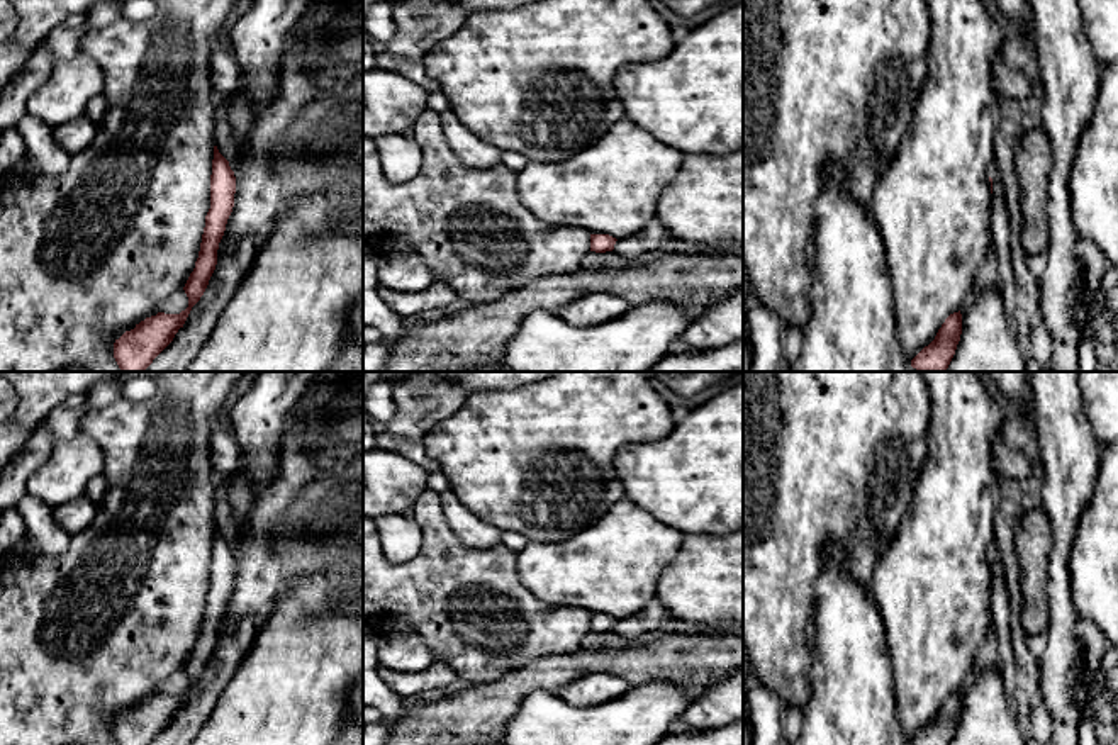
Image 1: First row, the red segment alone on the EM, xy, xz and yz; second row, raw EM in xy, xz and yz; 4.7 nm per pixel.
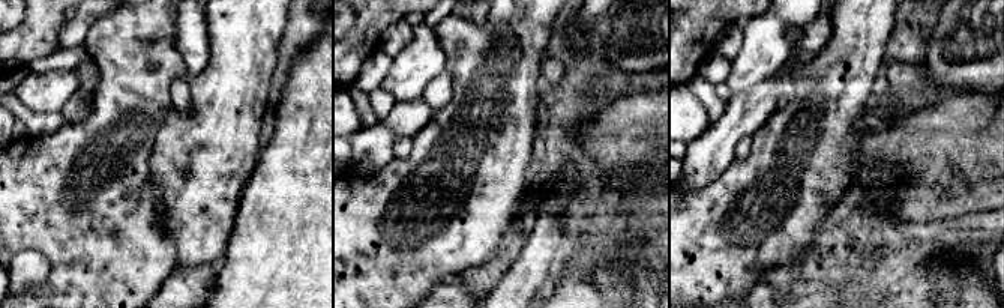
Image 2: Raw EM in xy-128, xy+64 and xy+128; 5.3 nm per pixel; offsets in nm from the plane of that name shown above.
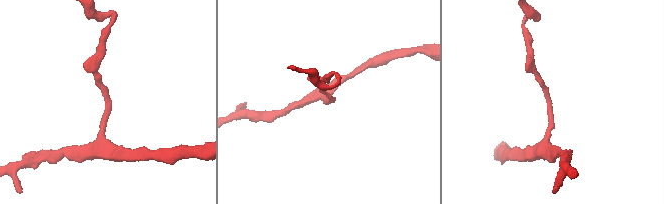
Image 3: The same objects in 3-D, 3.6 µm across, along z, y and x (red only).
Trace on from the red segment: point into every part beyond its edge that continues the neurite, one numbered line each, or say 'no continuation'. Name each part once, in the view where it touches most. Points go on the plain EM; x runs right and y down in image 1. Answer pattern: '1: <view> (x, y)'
no continuation

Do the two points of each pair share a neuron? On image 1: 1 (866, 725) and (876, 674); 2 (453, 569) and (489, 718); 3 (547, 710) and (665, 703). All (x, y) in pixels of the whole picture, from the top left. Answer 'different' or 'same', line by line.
1: same
2: different
3: same

